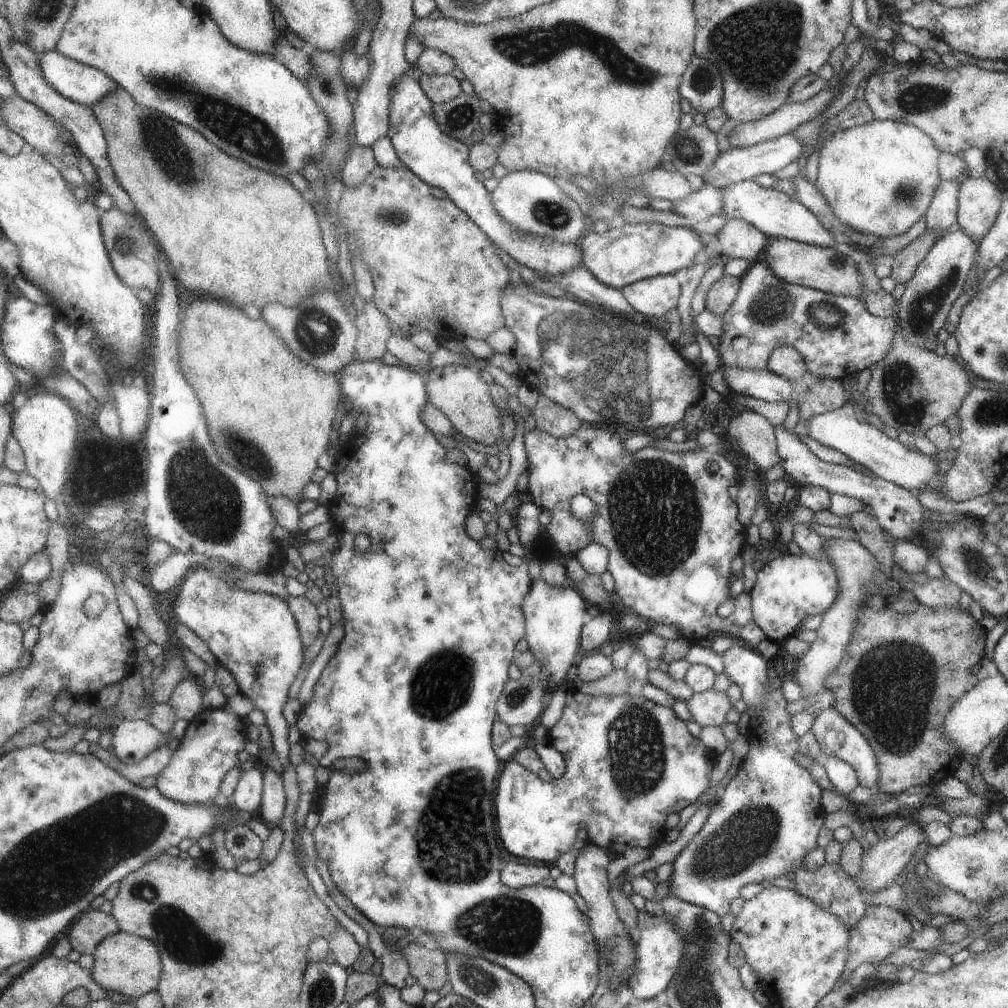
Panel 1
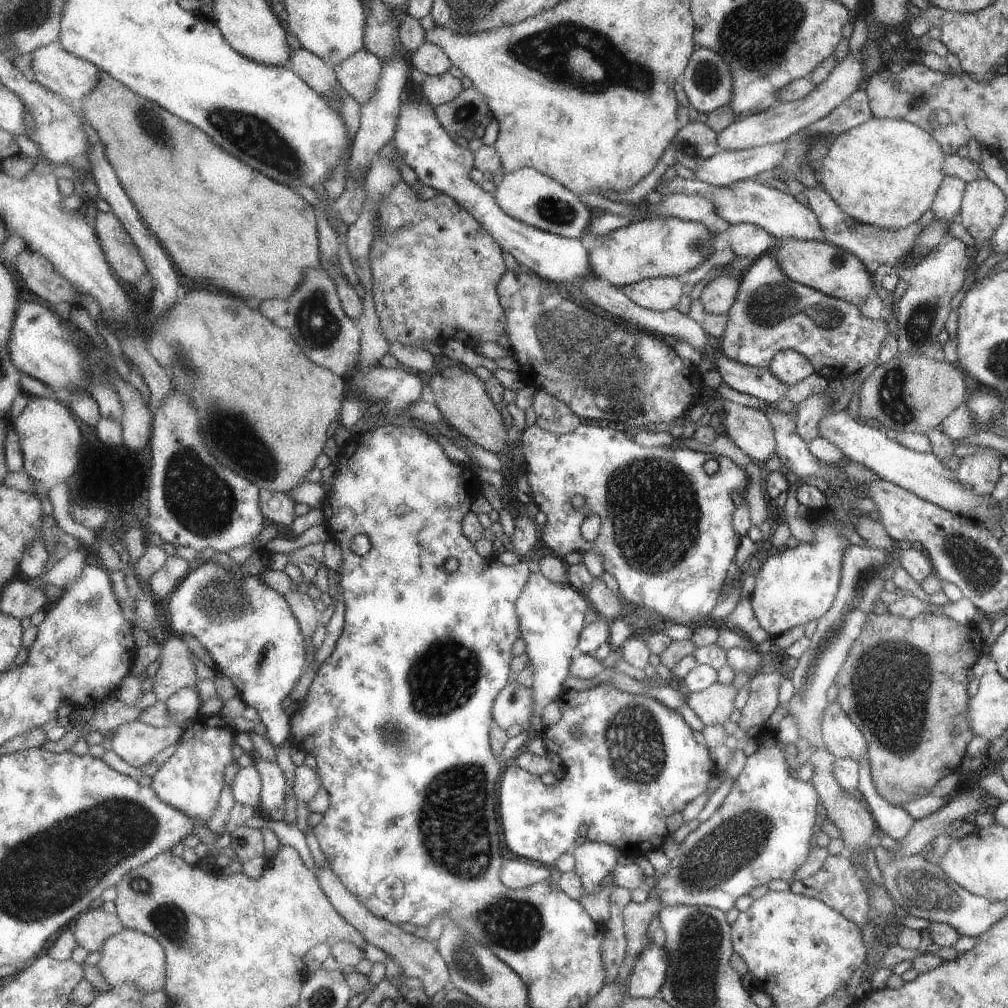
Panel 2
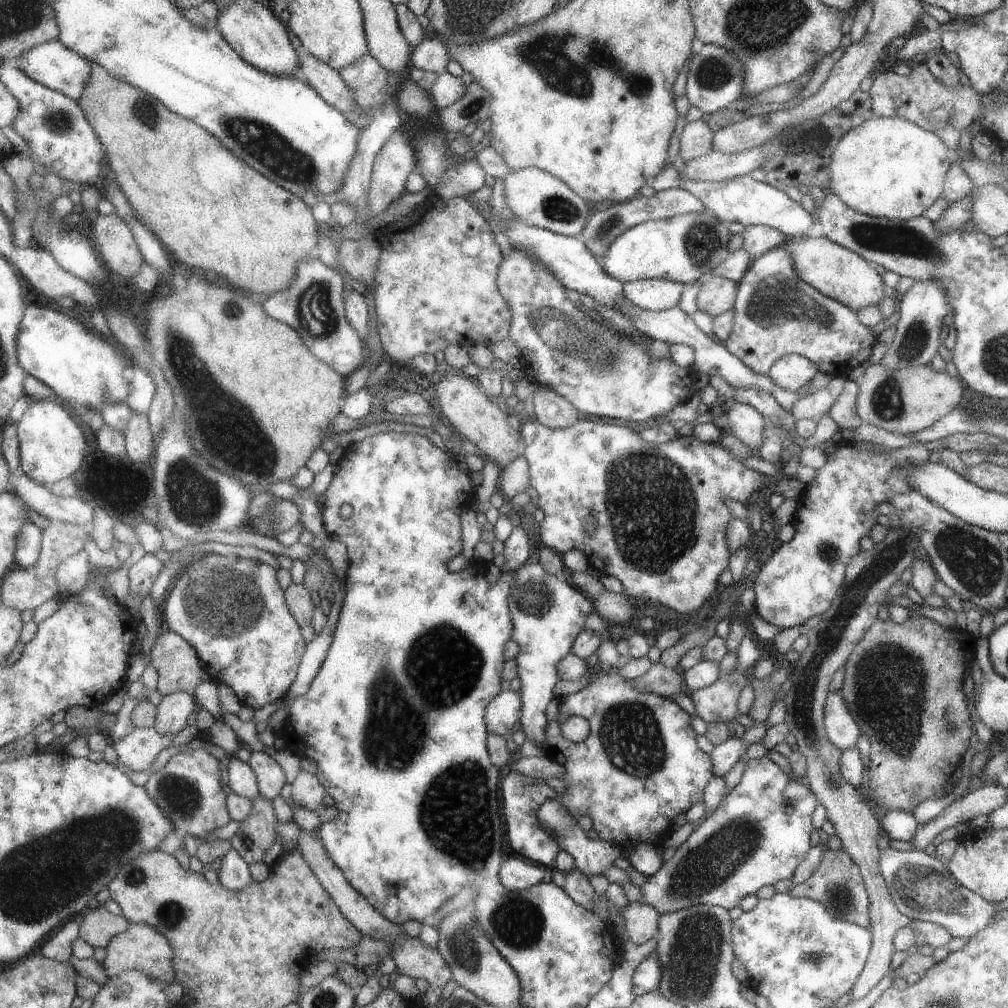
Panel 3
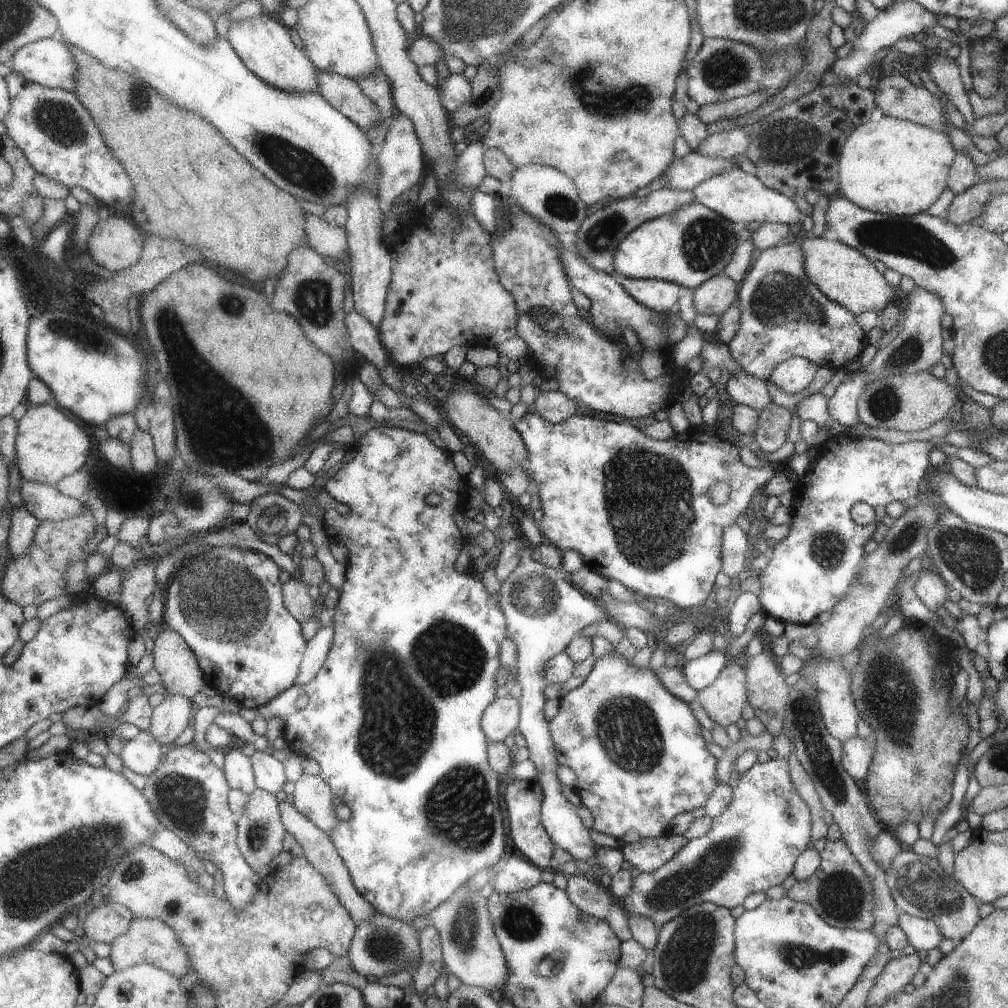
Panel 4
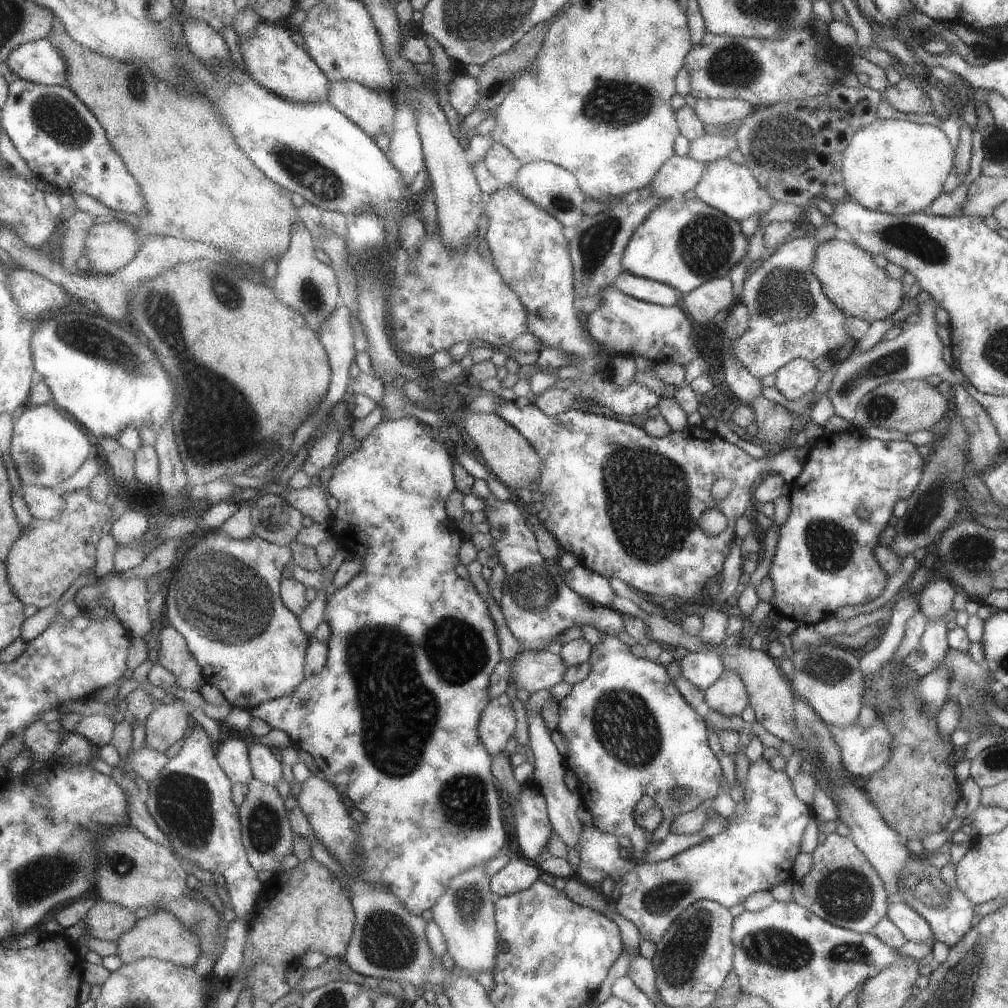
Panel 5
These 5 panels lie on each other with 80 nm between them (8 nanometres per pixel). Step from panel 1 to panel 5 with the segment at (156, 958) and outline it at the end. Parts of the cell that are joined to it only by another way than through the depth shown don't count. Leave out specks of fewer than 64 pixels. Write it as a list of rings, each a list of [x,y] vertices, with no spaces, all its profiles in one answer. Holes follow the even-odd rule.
[[[158,909],[154,913],[139,919],[138,924],[128,930],[118,940],[117,954],[124,963],[130,963],[145,957],[155,957],[174,962],[179,966],[193,967],[202,953],[202,942],[195,931],[171,911]]]

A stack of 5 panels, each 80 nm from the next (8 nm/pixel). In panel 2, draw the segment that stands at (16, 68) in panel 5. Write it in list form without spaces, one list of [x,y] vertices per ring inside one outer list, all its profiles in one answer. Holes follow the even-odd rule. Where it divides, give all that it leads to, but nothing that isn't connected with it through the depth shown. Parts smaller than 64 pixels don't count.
[[[58,41],[38,48],[30,55],[35,73],[34,80],[69,102],[78,104],[83,97],[93,93],[93,90],[98,88],[98,82],[101,81],[101,70],[98,66],[63,50]]]

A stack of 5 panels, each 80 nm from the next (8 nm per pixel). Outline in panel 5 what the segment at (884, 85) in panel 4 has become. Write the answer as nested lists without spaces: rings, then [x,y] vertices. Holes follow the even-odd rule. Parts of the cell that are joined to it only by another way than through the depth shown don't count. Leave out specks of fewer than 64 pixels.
[[[899,79],[899,82],[897,81],[895,86],[888,86],[885,92],[880,94],[880,98],[884,98],[893,110],[897,110],[901,114],[932,114],[931,103],[927,92],[909,79]]]

